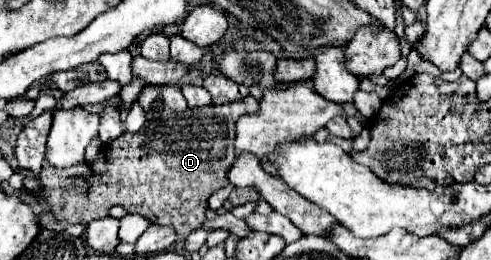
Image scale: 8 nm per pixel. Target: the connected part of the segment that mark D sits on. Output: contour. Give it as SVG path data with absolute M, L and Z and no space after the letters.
M246 96L242 100L222 104L222 106L202 106L188 108L186 112L166 118L166 120L148 120L136 134L122 134L110 144L104 144L100 152L92 160L84 160L70 170L54 170L48 160L44 160L42 170L38 174L40 196L50 206L50 212L42 210L40 226L50 230L64 230L70 224L88 224L96 218L108 214L108 210L116 204L124 206L130 214L140 214L152 224L172 226L176 230L178 240L186 240L190 232L198 230L204 222L204 212L208 208L208 198L212 192L228 186L228 170L234 162L234 132L236 118L242 114L250 114L256 110L258 100Z

